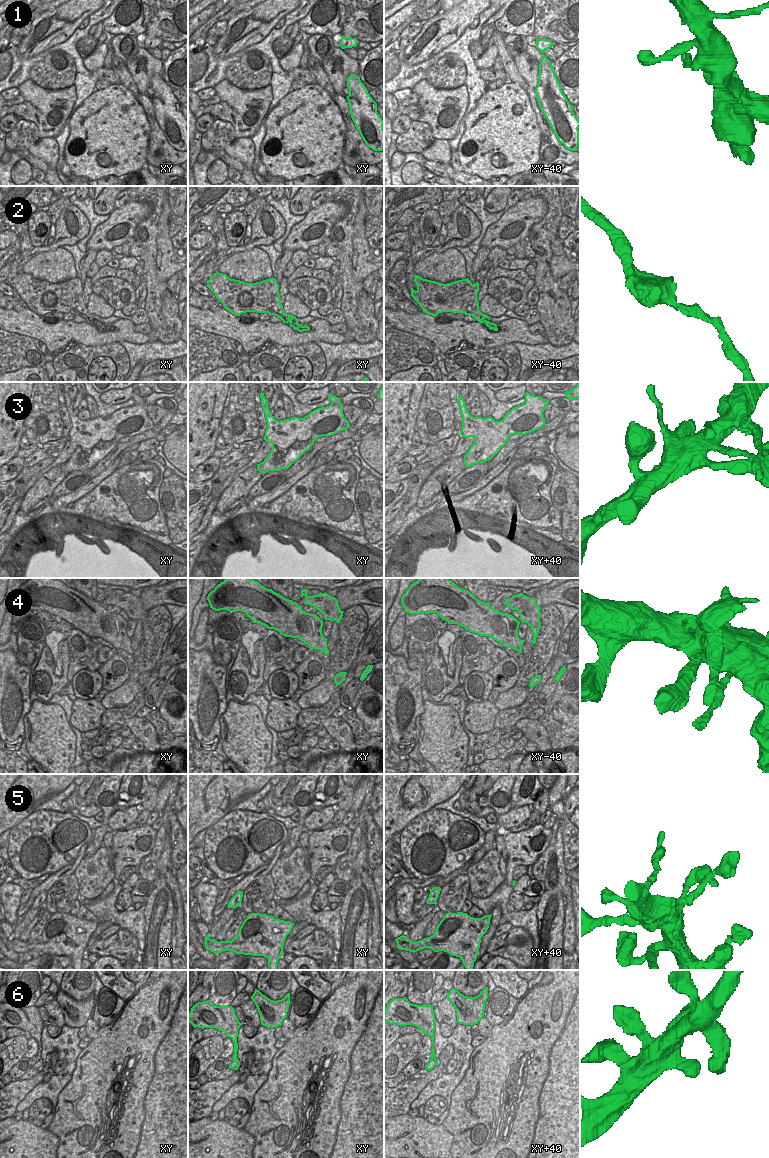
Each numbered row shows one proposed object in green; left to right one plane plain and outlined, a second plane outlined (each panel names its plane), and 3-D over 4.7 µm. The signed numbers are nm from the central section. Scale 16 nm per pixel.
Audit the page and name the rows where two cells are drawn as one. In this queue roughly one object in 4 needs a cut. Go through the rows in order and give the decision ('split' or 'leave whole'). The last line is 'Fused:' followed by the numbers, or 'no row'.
1: leave whole
2: leave whole
3: leave whole
4: leave whole
5: split
6: leave whole
Fused: 5

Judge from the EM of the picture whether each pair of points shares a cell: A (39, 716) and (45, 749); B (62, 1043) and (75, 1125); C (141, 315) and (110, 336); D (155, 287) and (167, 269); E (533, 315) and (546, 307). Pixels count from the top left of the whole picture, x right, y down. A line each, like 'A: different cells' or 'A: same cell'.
A: same cell
B: different cells
C: different cells
D: different cells
E: different cells

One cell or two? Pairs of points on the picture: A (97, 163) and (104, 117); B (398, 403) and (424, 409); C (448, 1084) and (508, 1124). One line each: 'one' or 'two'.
A: one
B: two
C: two

